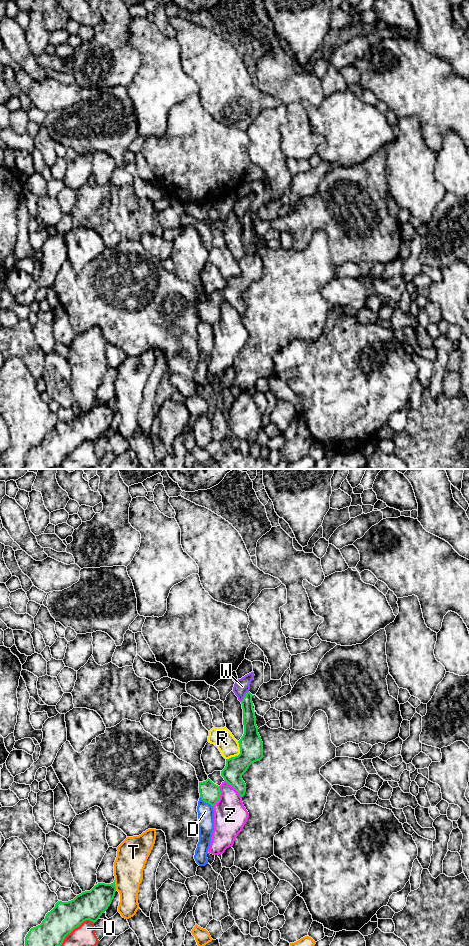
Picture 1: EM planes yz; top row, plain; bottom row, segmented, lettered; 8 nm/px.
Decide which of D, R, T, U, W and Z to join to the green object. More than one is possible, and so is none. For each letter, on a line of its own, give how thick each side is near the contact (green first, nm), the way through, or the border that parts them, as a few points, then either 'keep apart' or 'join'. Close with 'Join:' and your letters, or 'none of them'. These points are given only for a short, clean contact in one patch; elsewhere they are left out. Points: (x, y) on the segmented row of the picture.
D: 160 nm thick on the green side, 130 nm on the other; keep apart
R: 190 nm thick on the green side, 170 nm on the other; keep apart
T: 240 nm thick on the green side, 240 nm on the other; keep apart
U: 240 nm thick on the green side, 170 nm on the other; keep apart
W: 110 nm thick on the green side, 120 nm on the other; border along yz (248, 691), (240, 701); keep apart
Z: 160 nm thick on the green side, 260 nm on the other; keep apart
Join: none of them

